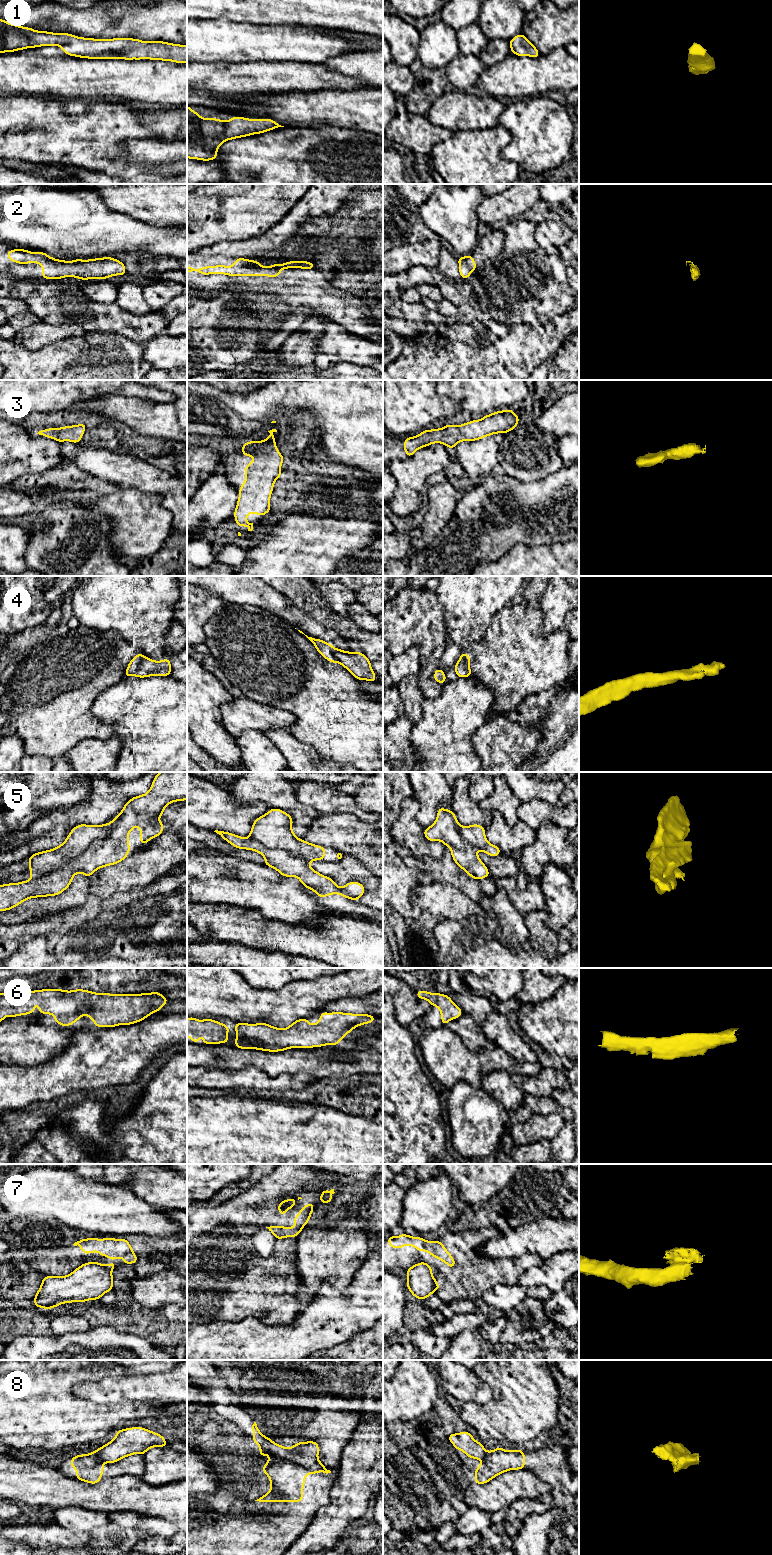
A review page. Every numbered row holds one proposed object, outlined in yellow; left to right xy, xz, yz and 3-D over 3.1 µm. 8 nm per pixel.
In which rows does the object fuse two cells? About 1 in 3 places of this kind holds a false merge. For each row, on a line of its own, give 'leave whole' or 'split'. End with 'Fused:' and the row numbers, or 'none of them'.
1: leave whole
2: leave whole
3: leave whole
4: leave whole
5: split
6: leave whole
7: split
8: split
Fused: 5, 7, 8

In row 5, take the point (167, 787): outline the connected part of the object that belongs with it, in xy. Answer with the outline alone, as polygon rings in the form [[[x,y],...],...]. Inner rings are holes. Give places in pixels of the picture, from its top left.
[[[160,772],[154,777],[150,790],[146,794],[135,796],[126,802],[123,810],[110,822],[111,832],[105,838],[93,841],[79,856],[66,859],[57,869],[36,879],[0,885],[0,911],[13,909],[29,898],[59,895],[70,886],[75,874],[81,873],[86,877],[90,877],[96,870],[102,867],[121,862],[130,853],[128,835],[134,827],[138,826],[140,828],[140,844],[145,845],[149,840],[158,837],[164,831],[163,822],[158,819],[162,816],[165,807],[172,802],[185,801],[186,799],[187,772]]]

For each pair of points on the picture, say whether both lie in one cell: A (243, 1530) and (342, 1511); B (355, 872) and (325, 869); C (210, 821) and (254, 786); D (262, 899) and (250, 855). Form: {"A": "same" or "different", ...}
{"A": "different", "B": "same", "C": "different", "D": "different"}

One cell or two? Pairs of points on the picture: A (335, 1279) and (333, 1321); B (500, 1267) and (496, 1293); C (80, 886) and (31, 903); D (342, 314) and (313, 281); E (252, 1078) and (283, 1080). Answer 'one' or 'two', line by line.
A: two
B: two
C: one
D: one
E: one

